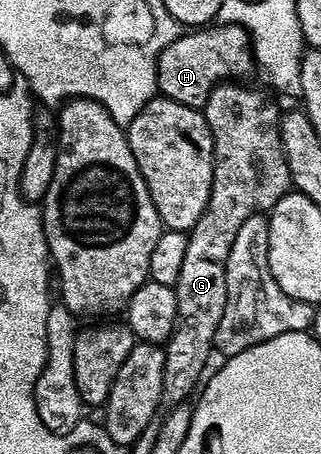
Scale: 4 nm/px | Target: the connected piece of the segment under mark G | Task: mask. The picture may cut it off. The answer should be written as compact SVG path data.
M226 81L217 84L209 94L203 108L205 120L213 134L213 180L211 181L211 197L207 201L207 209L203 209L203 217L188 232L187 254L183 256L183 269L179 273L179 281L175 288L177 293L177 322L173 332L164 344L165 364L163 365L163 389L161 400L157 406L157 415L171 413L180 403L186 402L193 390L198 390L202 382L207 357L214 354L215 329L219 321L223 321L223 309L227 305L227 257L231 253L231 245L235 245L243 221L247 217L268 213L273 210L283 196L291 190L291 180L287 169L287 157L283 153L281 140L282 108L268 103L261 91L253 87L241 87L240 82Z

